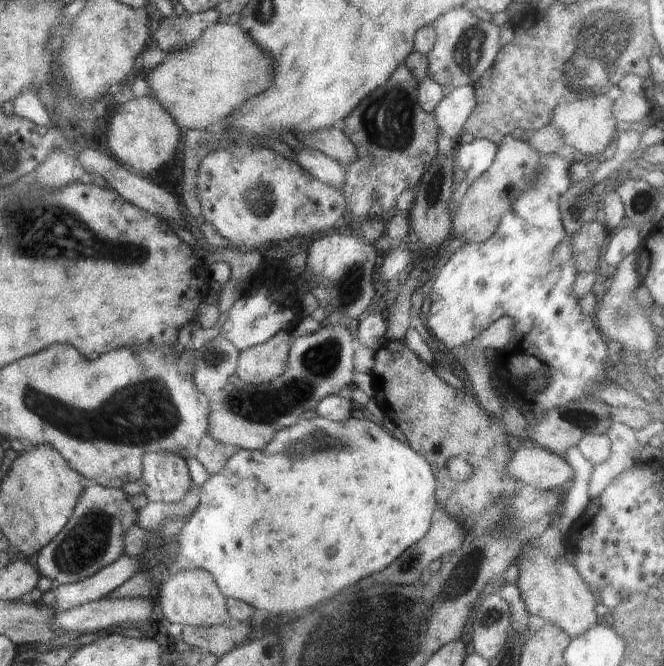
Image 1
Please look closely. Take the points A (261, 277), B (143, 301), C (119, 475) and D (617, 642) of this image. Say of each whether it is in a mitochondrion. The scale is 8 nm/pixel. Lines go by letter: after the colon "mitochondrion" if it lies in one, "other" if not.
A: other
B: other
C: other
D: other

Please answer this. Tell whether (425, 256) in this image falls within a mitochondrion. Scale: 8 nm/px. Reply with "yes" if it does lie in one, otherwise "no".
no

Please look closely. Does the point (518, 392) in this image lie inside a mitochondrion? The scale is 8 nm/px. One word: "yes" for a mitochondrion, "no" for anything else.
no

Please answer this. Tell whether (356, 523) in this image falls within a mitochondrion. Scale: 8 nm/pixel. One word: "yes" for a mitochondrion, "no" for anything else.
no

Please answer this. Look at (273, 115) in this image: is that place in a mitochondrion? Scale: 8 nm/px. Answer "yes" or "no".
no

